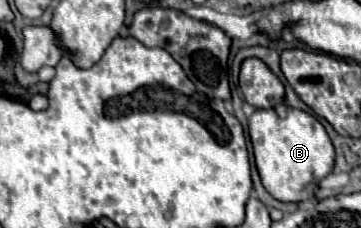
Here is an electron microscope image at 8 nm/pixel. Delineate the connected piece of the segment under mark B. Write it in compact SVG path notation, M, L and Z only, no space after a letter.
M287 107L285 117L279 117L275 109L255 109L249 117L249 137L263 187L279 201L309 201L315 193L309 193L307 187L333 169L335 151L325 127L301 109Z

